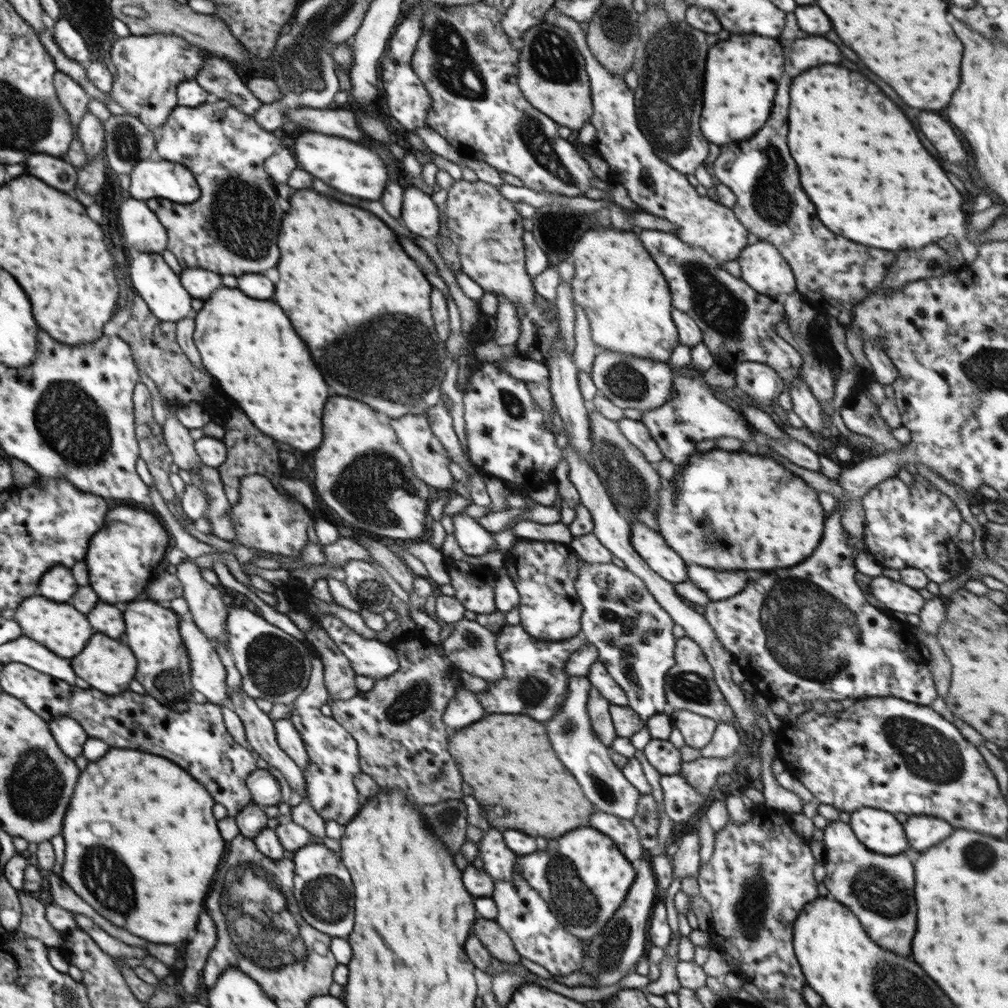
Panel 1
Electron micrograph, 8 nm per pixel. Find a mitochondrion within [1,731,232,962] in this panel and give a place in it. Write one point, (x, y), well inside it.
(34, 788)

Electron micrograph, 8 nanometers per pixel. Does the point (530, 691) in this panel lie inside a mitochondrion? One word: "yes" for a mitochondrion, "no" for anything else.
yes

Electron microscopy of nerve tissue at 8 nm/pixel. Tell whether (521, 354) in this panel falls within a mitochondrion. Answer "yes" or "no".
no

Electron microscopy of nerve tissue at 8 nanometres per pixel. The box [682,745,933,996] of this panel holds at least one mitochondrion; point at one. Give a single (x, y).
(876, 889)

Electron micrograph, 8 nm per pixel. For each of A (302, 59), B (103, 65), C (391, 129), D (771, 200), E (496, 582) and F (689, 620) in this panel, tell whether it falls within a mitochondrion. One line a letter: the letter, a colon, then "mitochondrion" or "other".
A: mitochondrion
B: other
C: other
D: mitochondrion
E: other
F: other

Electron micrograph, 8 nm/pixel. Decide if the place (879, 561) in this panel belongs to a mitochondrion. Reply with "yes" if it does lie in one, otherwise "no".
no

